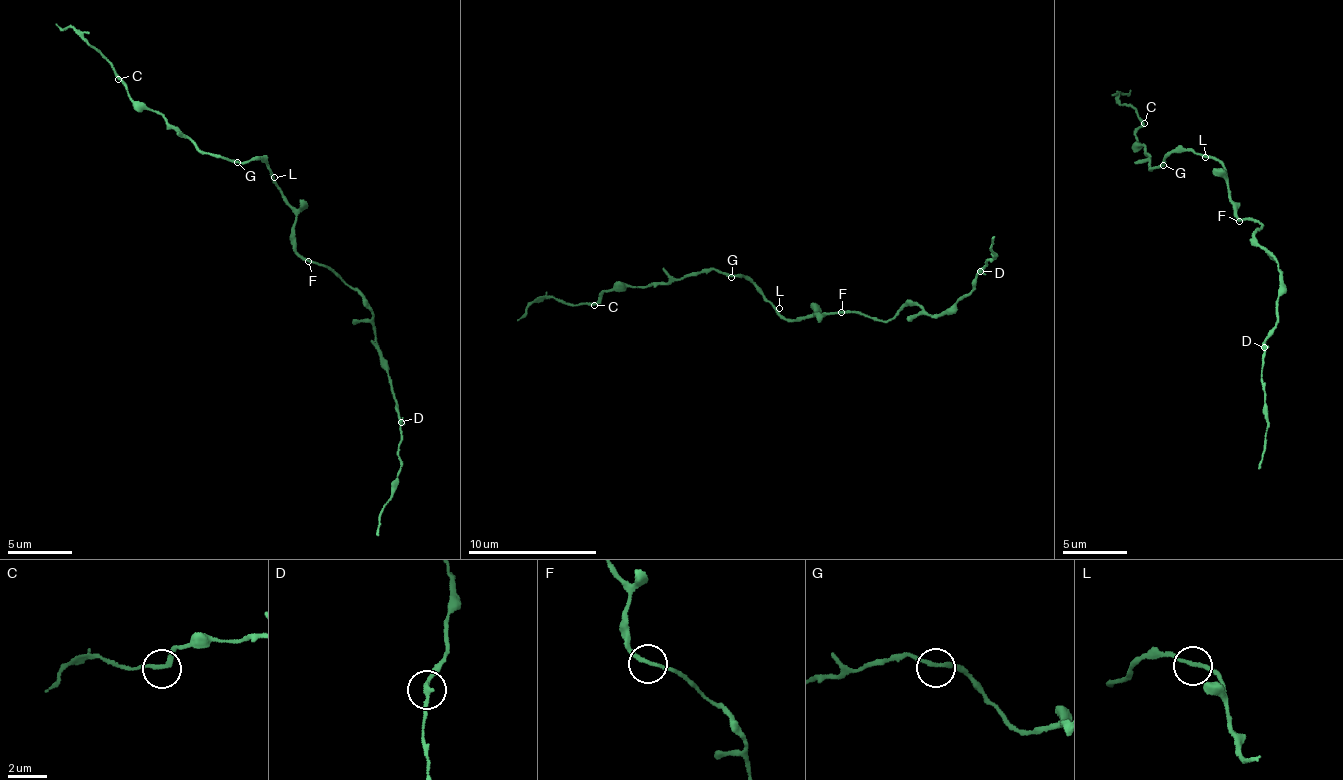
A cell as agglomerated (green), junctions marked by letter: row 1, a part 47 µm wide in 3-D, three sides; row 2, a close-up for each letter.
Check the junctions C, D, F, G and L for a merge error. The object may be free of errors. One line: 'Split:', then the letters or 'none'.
Split: none

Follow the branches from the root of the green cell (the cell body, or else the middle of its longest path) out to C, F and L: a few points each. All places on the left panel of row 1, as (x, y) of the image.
C: (294, 233), (294, 209), (269, 164), (201, 151), (159, 113), (144, 108), (118, 79)
F: (294, 233), (293, 244), (308, 261)
L: (294, 233), (294, 209), (274, 177)

